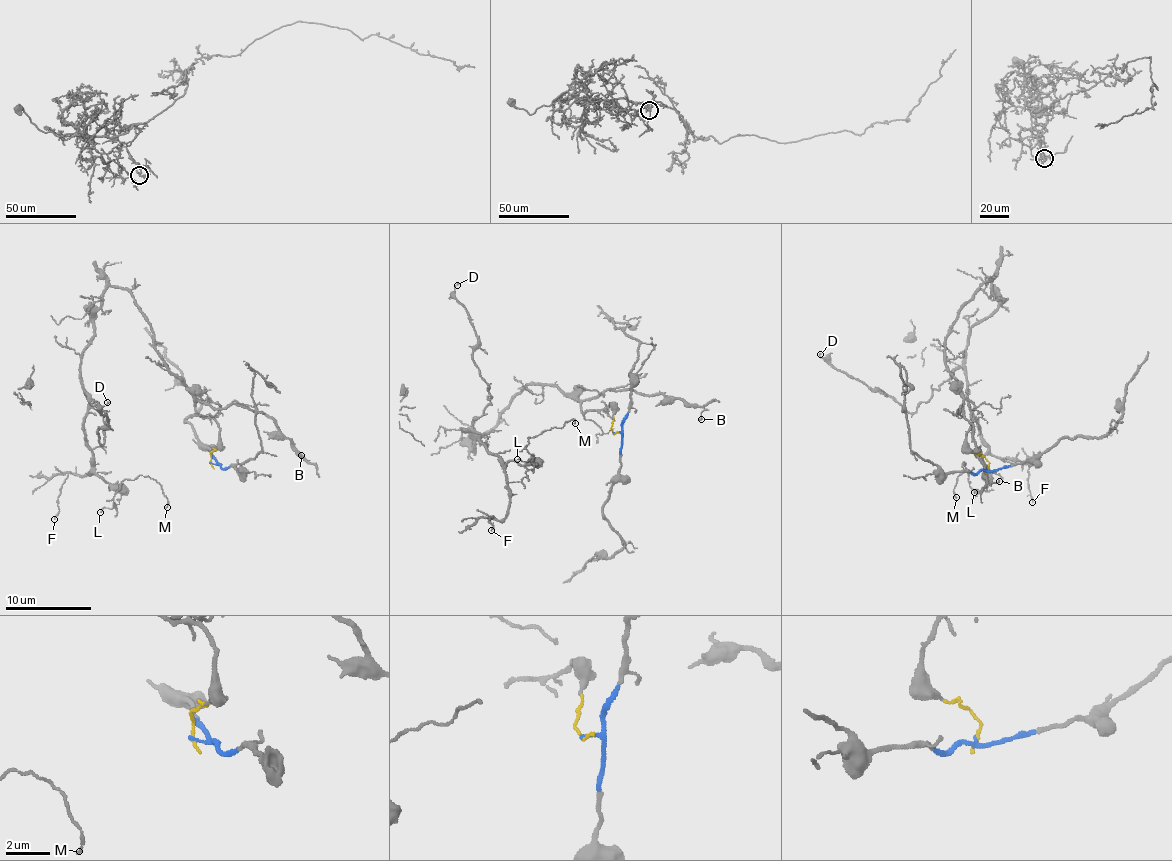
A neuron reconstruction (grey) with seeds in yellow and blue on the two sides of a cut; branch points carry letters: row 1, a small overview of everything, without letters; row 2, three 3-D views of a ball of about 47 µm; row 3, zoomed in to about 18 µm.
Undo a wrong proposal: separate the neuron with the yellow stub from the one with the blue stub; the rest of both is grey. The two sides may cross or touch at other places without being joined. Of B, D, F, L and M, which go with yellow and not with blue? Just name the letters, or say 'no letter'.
B, D, F, L, M

